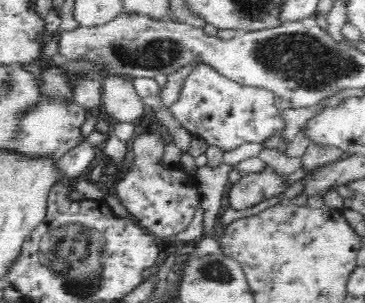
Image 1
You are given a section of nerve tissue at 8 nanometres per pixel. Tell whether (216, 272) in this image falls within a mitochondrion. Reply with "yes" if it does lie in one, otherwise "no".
yes

